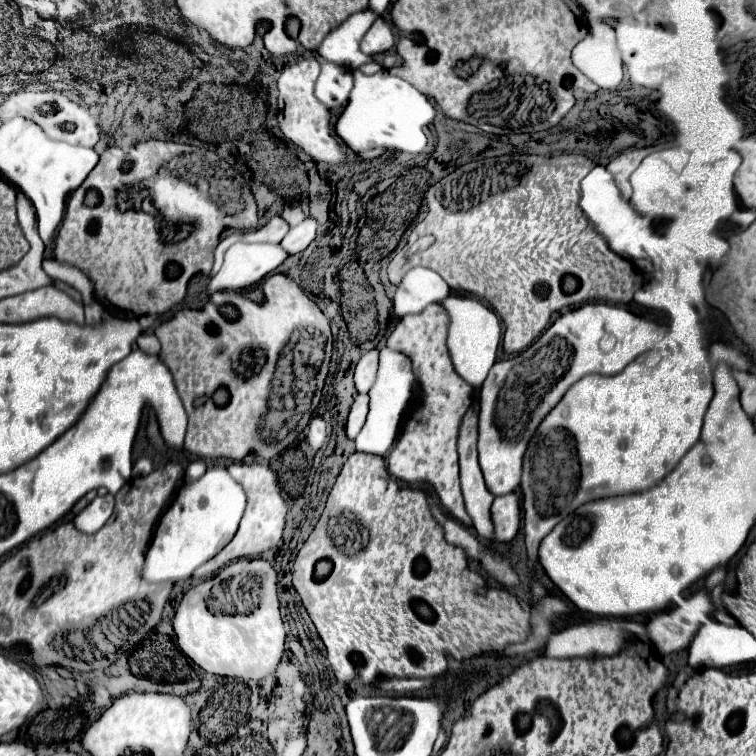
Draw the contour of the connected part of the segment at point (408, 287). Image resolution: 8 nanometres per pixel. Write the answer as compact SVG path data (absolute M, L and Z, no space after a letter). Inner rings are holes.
M412 268L398 284L394 296L394 314L398 318L422 312L428 304L440 302L450 294L450 286L430 268Z

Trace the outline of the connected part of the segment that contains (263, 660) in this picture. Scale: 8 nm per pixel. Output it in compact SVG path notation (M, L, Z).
M242 558L222 568L216 578L190 588L172 622L182 652L210 674L242 680L260 680L272 674L280 664L286 634L278 608L276 576L278 572L268 560Z

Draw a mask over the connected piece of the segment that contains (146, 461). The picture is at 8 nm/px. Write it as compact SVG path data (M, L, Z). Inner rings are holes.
M148 456L138 458L136 464L134 464L132 474L134 474L134 476L144 476L144 474L150 474L150 472L152 472L152 460L150 460Z

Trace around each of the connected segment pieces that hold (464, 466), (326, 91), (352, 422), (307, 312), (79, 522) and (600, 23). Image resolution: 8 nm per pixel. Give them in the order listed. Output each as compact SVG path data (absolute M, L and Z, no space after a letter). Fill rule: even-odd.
M472 406L460 426L460 440L458 440L458 452L460 452L460 482L462 482L462 494L466 502L466 512L472 518L472 524L480 538L486 538L490 542L496 540L494 536L494 522L490 520L490 504L494 502L494 494L486 488L484 476L478 466L478 454L476 454L476 436L478 436L478 408Z
M314 52L314 58L318 60L318 64L322 68L320 78L316 82L316 98L332 110L346 106L346 100L350 96L350 88L354 86L352 68L328 62L318 52Z
M360 394L354 404L352 410L348 414L348 424L346 424L346 436L348 438L356 438L358 432L362 430L362 424L366 420L366 412L368 412L368 394Z
M274 274L274 276L268 276L268 278L264 280L264 302L248 300L248 298L244 298L240 292L218 292L218 294L214 294L214 296L210 298L210 302L206 304L206 308L202 308L202 310L180 310L174 318L170 318L170 320L166 320L164 324L160 324L160 326L156 328L156 332L154 332L154 334L158 336L158 340L160 340L160 344L162 344L160 360L162 360L162 362L168 366L168 370L172 372L174 382L176 382L176 390L178 390L178 394L180 394L180 398L182 398L182 404L184 404L184 408L186 408L186 412L188 412L188 430L186 430L186 438L184 438L184 448L186 448L188 452L200 456L200 458L230 458L230 460L242 460L248 452L256 452L260 458L270 460L272 456L280 454L280 450L282 450L282 448L276 448L276 444L286 444L286 442L288 442L288 446L290 446L290 440L296 440L298 432L302 432L302 430L308 426L308 422L310 422L310 418L314 416L314 412L316 412L316 408L318 408L318 404L320 404L320 398L322 398L324 382L326 382L328 368L330 368L330 362L324 362L324 354L328 354L328 358L332 356L332 344L328 344L328 336L324 336L322 332L324 332L324 334L330 332L330 322L328 322L328 318L324 316L324 312L320 310L320 306L316 304L316 300L314 300L310 294L306 294L304 288L302 288L294 278L290 278L288 274ZM308 326L318 328L320 332L298 332L298 340L296 340L296 342L316 344L316 350L320 350L318 356L322 356L322 362L318 364L318 368L314 366L312 384L310 384L310 380L308 380L308 382L306 382L308 388L304 388L304 390L302 390L302 388L296 388L296 384L290 384L290 388L286 388L286 390L278 388L278 398L280 398L280 402L276 402L276 404L270 408L270 412L268 412L268 398L270 398L270 394L272 394L272 378L274 378L274 370L276 370L276 362L278 362L278 356L280 356L280 350L288 344L290 336L292 336L296 330L308 328Z
M112 494L106 496L96 496L76 518L74 518L74 526L76 530L84 532L84 534L94 534L98 532L106 520L112 516Z
M603 19L589 21L588 36L572 52L574 64L600 88L614 90L624 76L614 28Z

